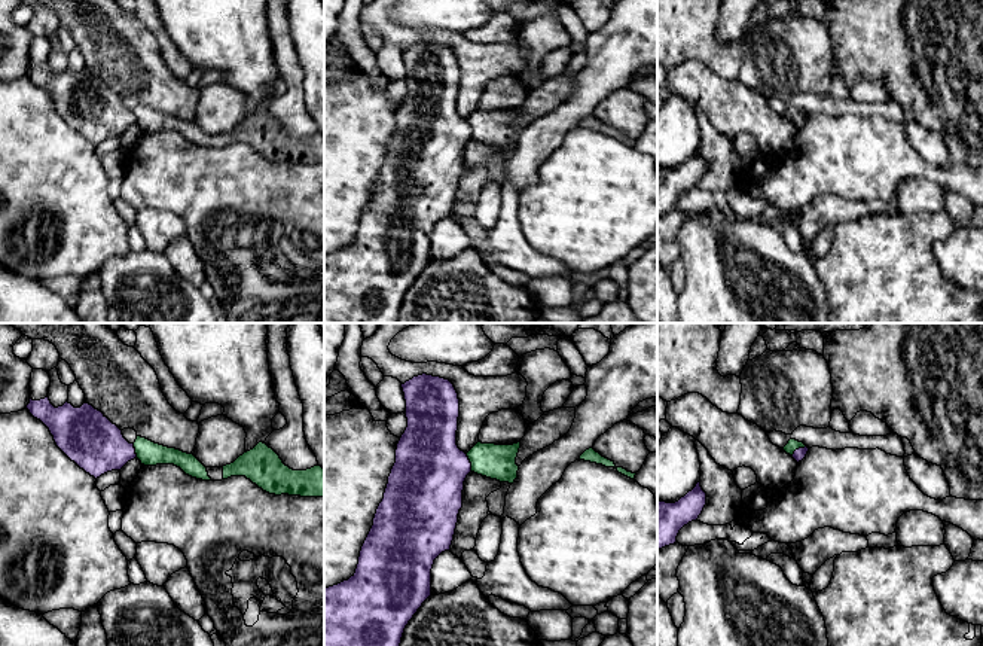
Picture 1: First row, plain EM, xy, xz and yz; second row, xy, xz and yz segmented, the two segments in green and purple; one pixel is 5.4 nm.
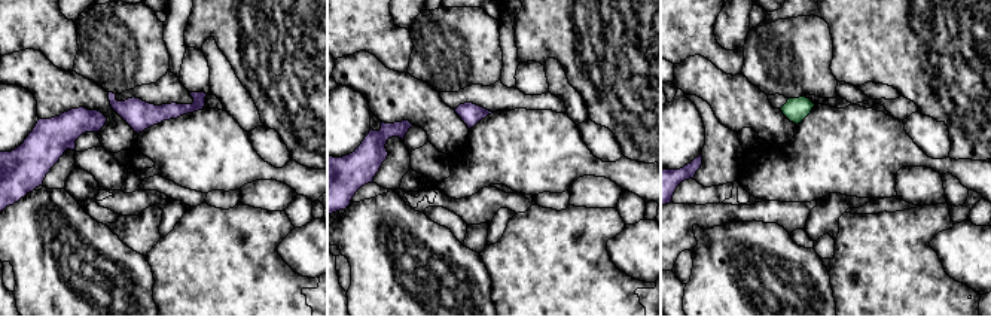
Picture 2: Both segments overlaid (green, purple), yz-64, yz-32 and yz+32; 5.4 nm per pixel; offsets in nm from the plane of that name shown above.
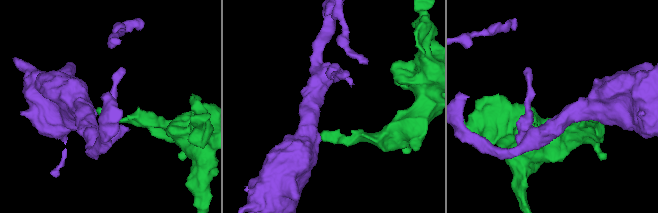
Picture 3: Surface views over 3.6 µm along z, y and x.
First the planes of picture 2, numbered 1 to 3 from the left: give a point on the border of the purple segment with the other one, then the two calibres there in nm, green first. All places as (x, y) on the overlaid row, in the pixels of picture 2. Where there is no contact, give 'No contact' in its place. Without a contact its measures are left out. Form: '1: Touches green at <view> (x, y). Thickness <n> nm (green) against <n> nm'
1: No contact
2: No contact
3: No contact

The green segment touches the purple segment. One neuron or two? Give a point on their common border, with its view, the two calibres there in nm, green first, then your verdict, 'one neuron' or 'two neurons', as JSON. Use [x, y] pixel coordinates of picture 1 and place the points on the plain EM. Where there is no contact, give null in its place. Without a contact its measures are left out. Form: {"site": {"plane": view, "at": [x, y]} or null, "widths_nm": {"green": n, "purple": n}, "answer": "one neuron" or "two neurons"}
{"site": {"plane": "xz", "at": [470, 128]}, "widths_nm": {"green": 190, "purple": 400}, "answer": "two neurons"}

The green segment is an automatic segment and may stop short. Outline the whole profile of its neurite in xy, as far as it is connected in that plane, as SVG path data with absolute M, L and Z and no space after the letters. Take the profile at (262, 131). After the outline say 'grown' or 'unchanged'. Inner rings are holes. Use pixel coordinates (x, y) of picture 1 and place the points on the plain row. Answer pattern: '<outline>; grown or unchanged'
M137 103L134 115L137 125L144 132L174 131L186 141L202 147L245 143L269 161L324 164L324 135L321 132L293 137L263 109L223 134L205 134L193 121L155 110L141 103Z; grown

